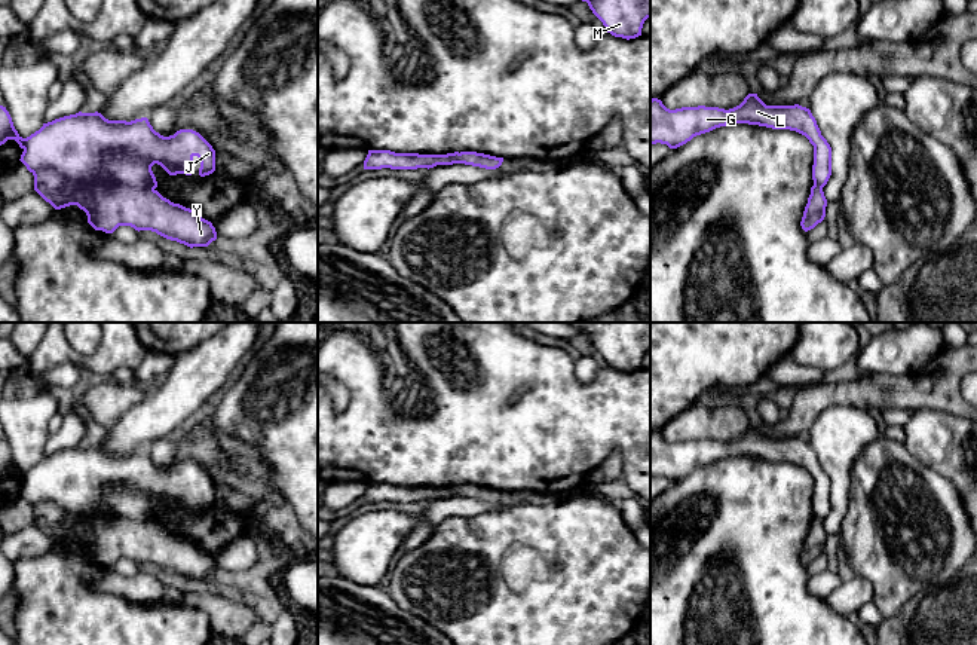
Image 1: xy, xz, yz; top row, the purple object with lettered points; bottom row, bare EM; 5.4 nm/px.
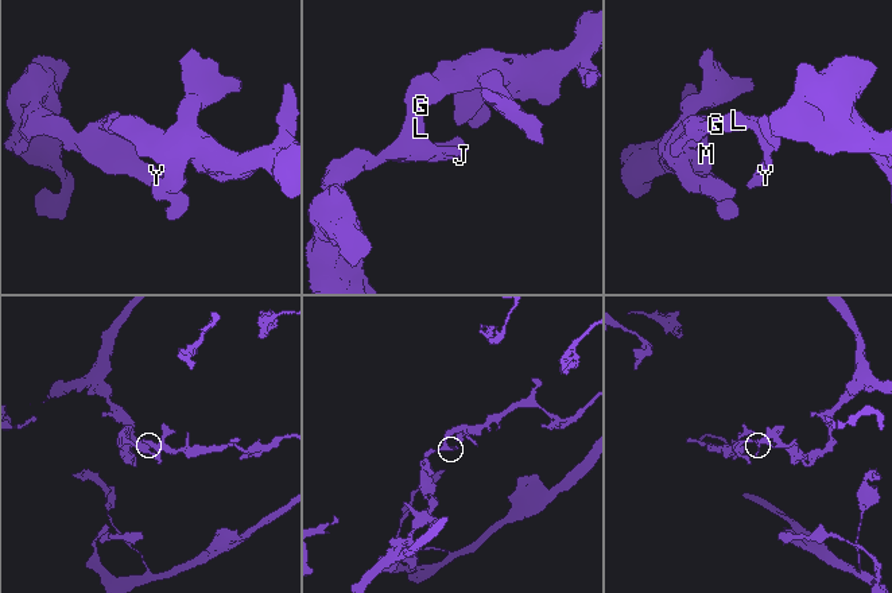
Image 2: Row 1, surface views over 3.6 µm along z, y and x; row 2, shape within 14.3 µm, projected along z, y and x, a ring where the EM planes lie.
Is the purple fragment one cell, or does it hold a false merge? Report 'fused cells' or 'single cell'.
fused cells

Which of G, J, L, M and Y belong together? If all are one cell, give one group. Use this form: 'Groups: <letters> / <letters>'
Groups: G J L M / Y

